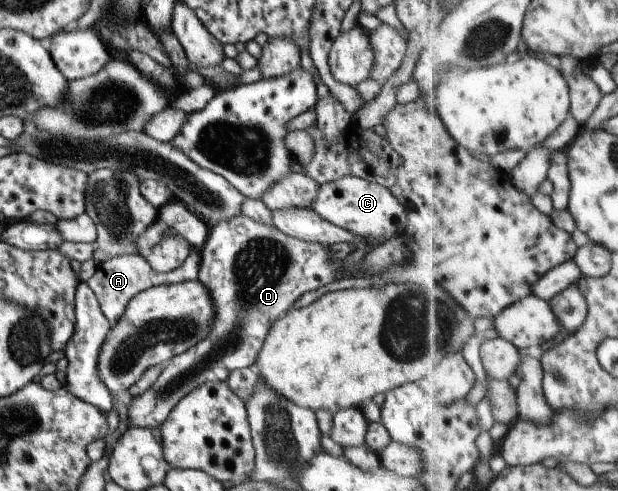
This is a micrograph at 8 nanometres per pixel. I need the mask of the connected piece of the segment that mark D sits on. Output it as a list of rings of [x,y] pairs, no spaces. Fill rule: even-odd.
[[[238,215],[230,221],[222,221],[211,228],[200,252],[198,280],[210,291],[210,297],[214,301],[214,313],[216,313],[212,321],[212,329],[196,345],[165,363],[160,377],[142,395],[132,396],[126,400],[128,428],[160,427],[180,399],[184,399],[203,383],[227,382],[232,371],[251,368],[276,319],[284,317],[304,293],[326,287],[338,277],[348,279],[358,275],[360,271],[366,273],[362,263],[350,269],[344,269],[344,262],[334,261],[332,253],[325,245],[294,239],[282,233],[276,226],[258,223],[244,215]]]

